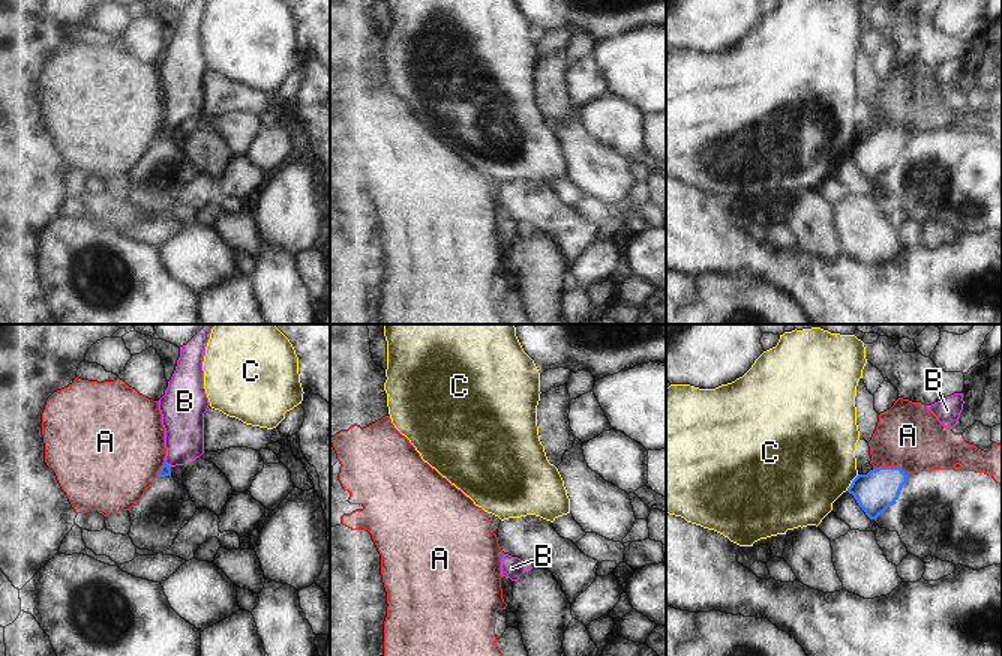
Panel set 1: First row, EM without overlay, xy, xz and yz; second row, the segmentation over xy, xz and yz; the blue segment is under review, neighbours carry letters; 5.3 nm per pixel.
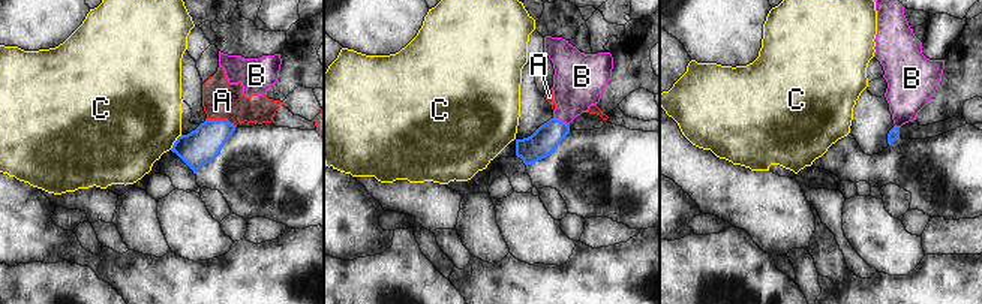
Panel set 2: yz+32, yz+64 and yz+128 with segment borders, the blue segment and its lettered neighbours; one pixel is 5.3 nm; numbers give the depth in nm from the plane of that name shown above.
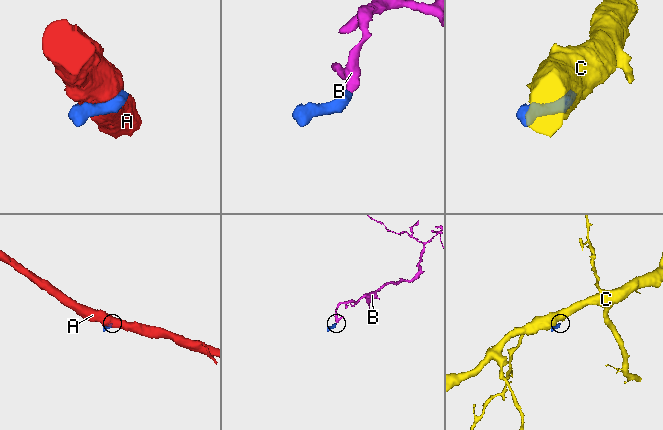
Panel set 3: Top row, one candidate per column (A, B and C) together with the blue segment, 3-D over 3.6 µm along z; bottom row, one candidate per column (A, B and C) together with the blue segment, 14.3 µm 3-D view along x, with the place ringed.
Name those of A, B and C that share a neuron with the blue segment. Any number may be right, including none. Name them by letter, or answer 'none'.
B

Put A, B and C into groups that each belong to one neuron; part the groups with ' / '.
A / B / C

